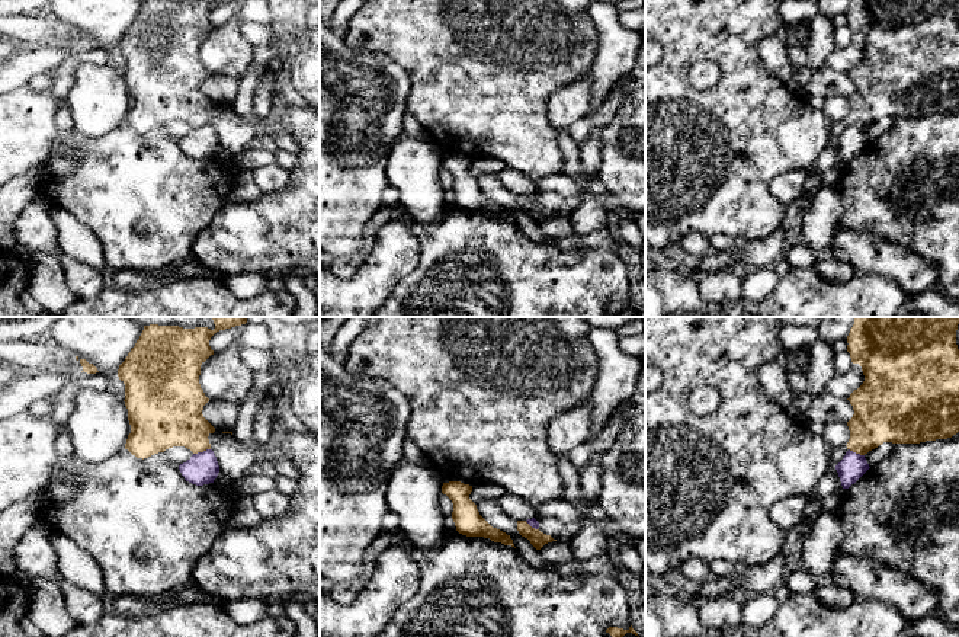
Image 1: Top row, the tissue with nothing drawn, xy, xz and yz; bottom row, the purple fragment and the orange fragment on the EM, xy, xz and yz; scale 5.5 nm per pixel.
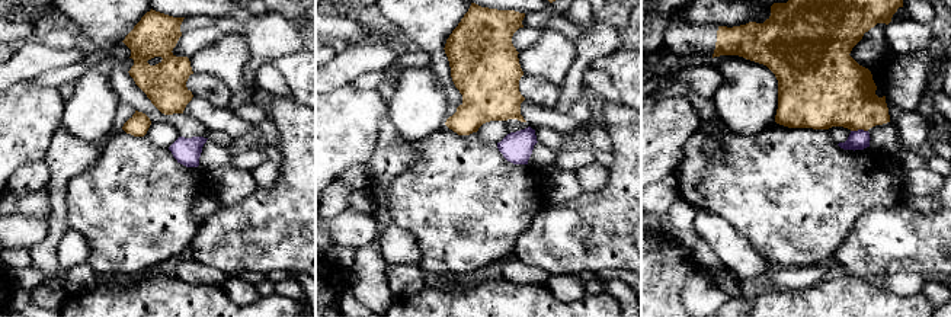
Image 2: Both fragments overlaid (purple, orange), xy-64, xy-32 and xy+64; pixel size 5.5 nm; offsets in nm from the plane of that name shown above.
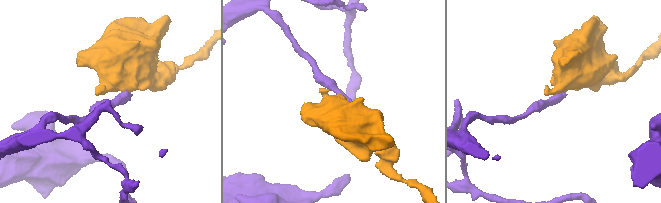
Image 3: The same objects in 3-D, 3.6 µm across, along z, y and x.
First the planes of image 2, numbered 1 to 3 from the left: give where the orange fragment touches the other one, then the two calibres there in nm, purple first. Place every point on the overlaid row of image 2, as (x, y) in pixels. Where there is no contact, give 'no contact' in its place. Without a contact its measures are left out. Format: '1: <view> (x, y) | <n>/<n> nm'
1: no contact
2: no contact
3: xy+64 (858, 130) | 110/380 nm

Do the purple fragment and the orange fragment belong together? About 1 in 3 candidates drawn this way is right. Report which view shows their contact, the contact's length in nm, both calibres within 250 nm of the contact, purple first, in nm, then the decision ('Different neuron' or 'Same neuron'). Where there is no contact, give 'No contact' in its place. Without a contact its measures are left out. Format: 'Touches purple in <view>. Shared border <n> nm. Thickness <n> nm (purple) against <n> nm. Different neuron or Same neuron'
Touches purple in xy. Shared border 100 nm. Thickness 180 nm (purple) against 320 nm. Different neuron

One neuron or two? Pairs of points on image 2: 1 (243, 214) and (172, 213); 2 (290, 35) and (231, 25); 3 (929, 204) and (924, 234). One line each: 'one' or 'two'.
1: two
2: two
3: two

